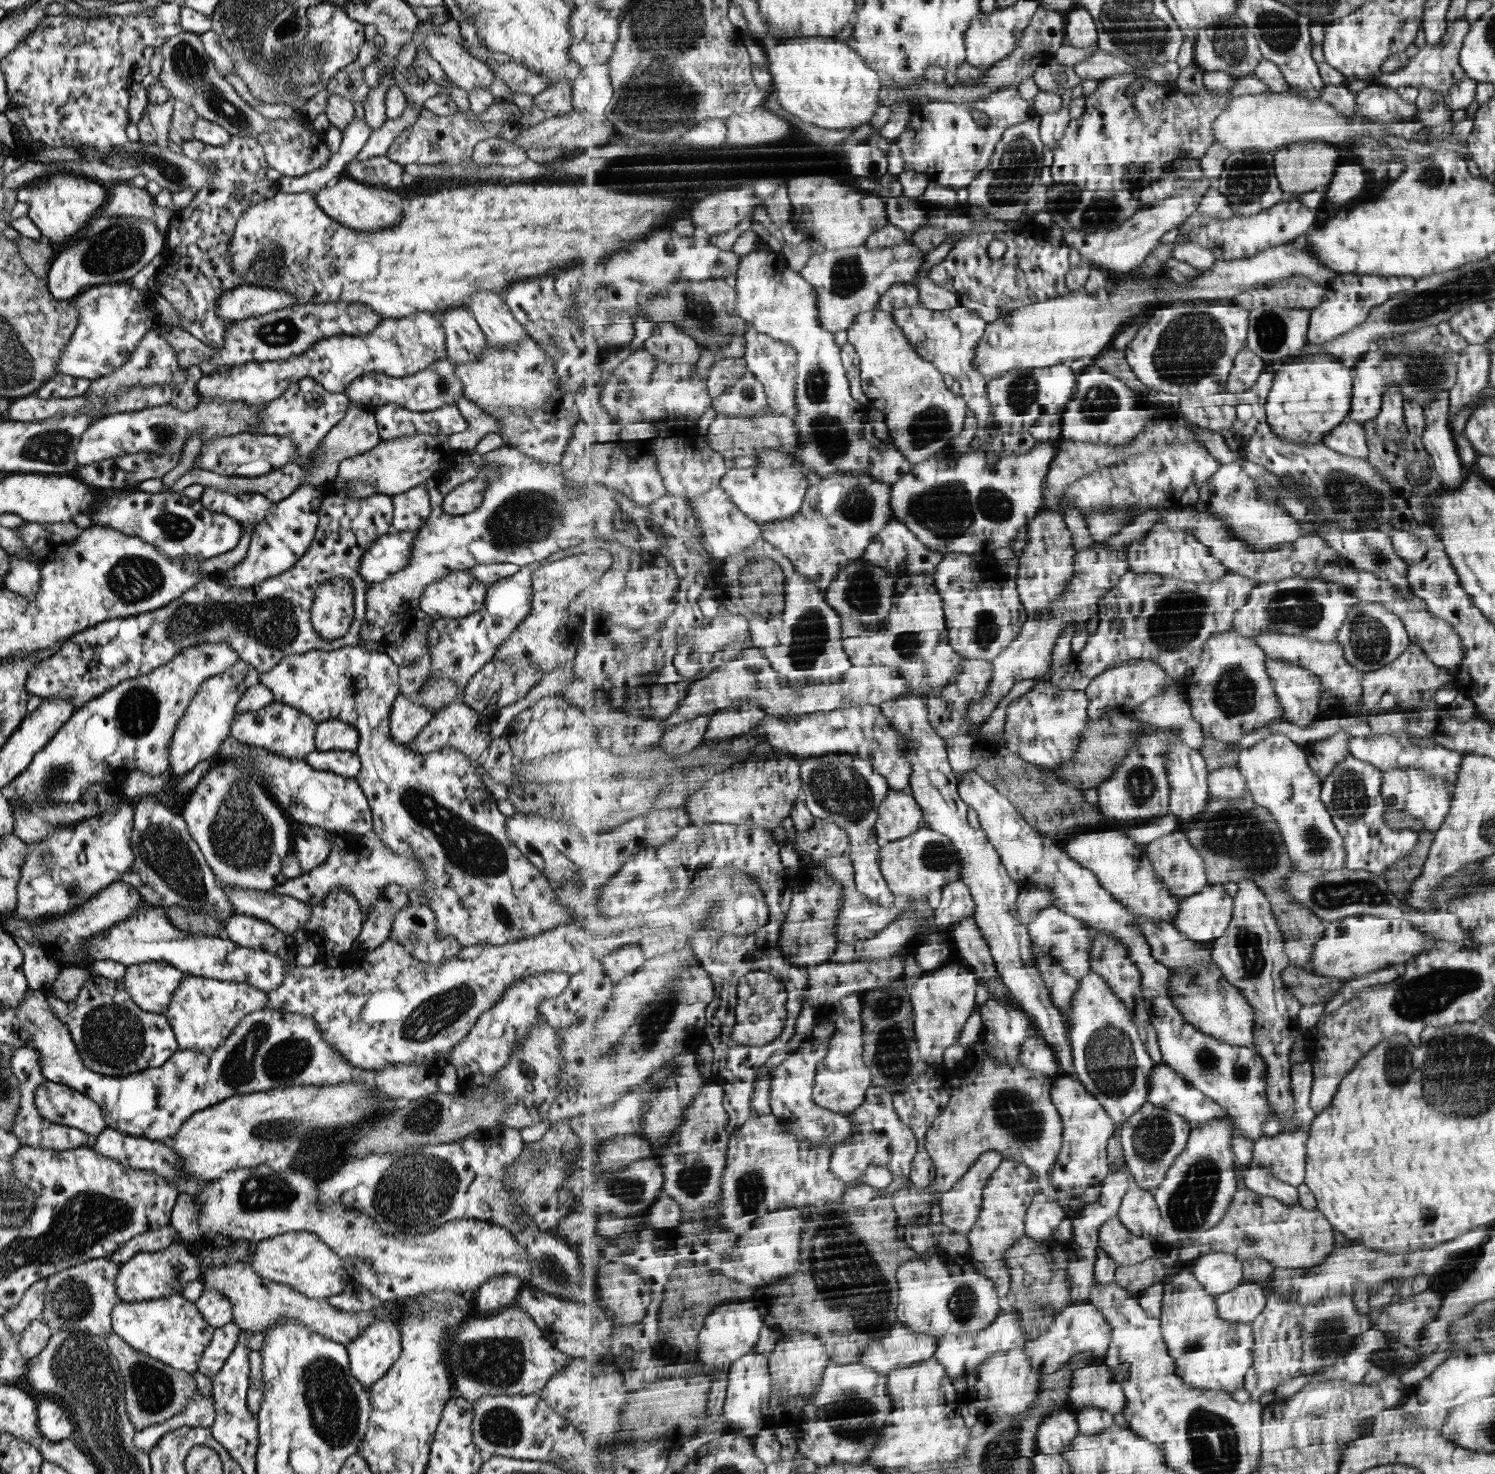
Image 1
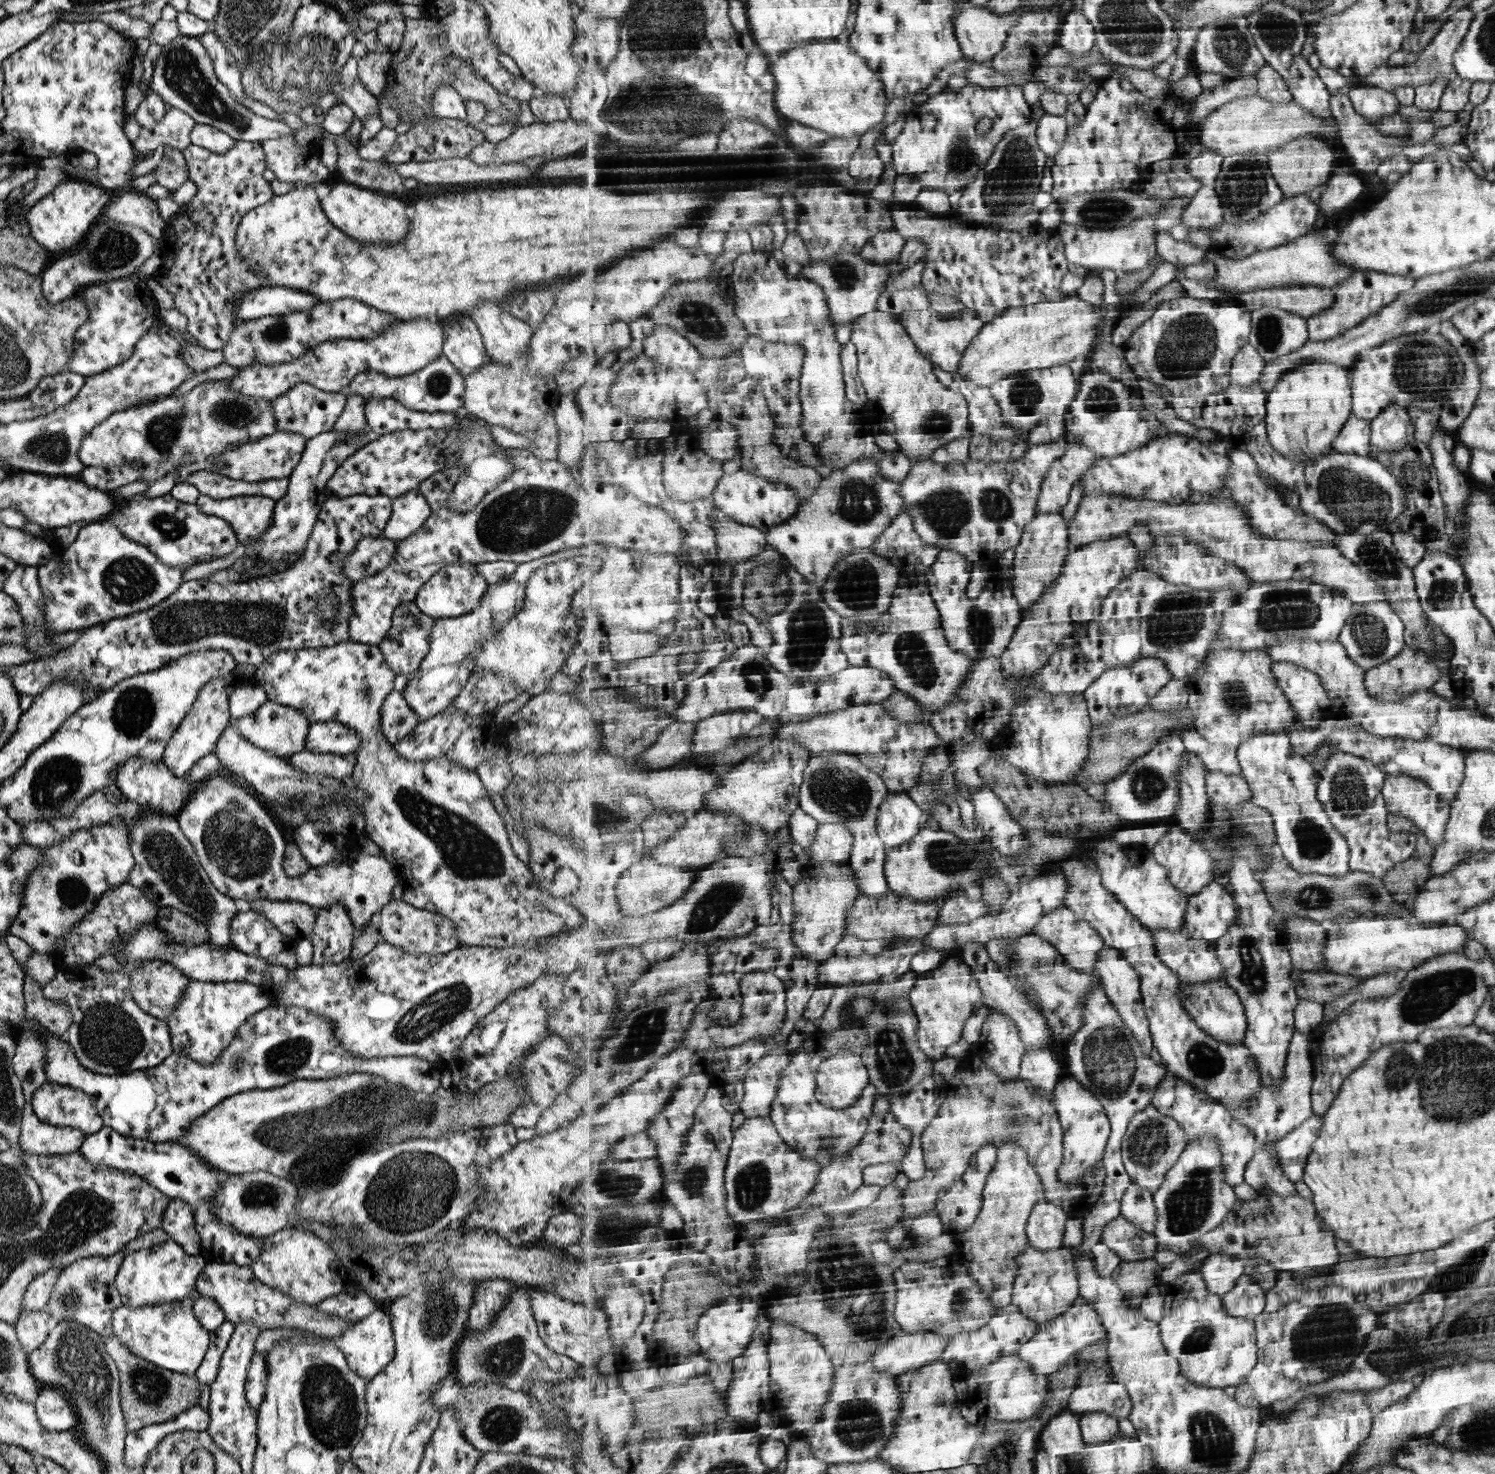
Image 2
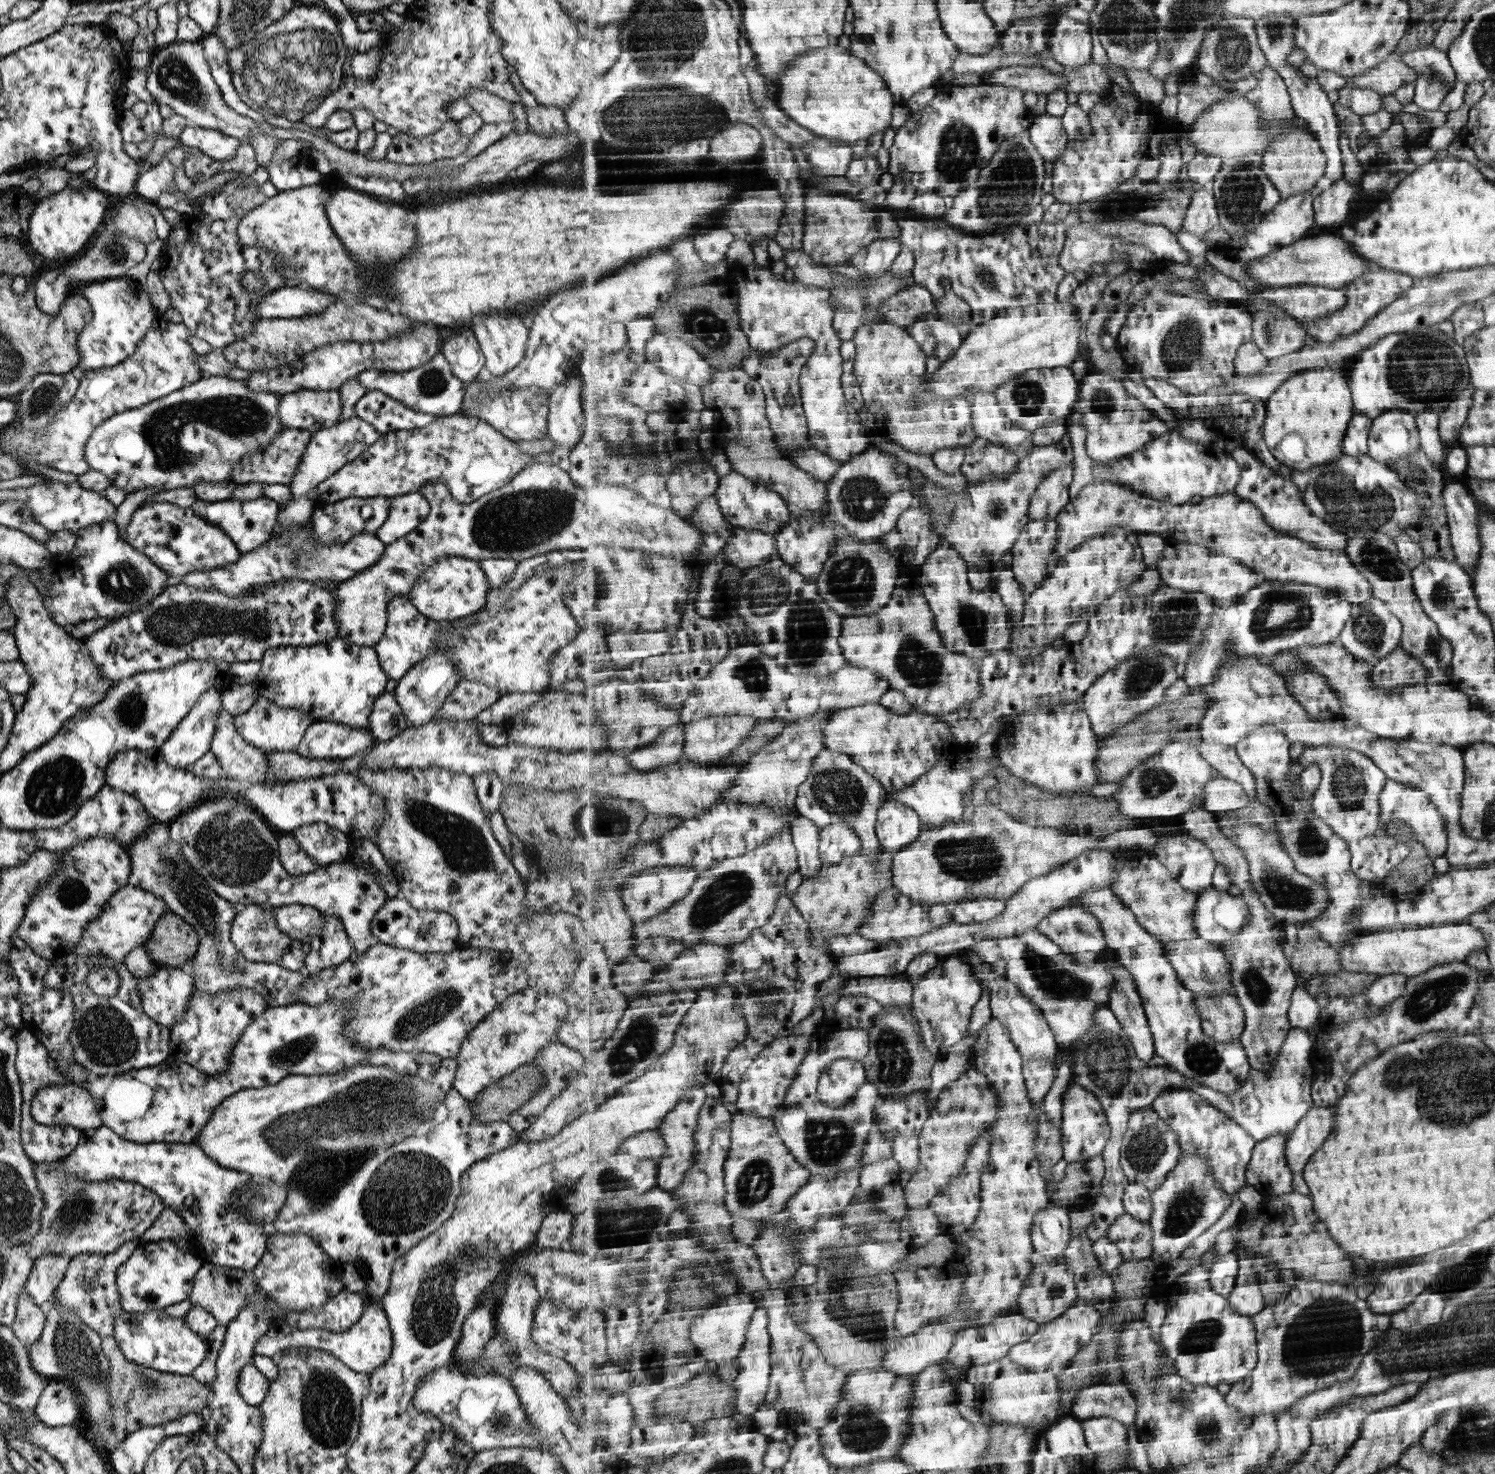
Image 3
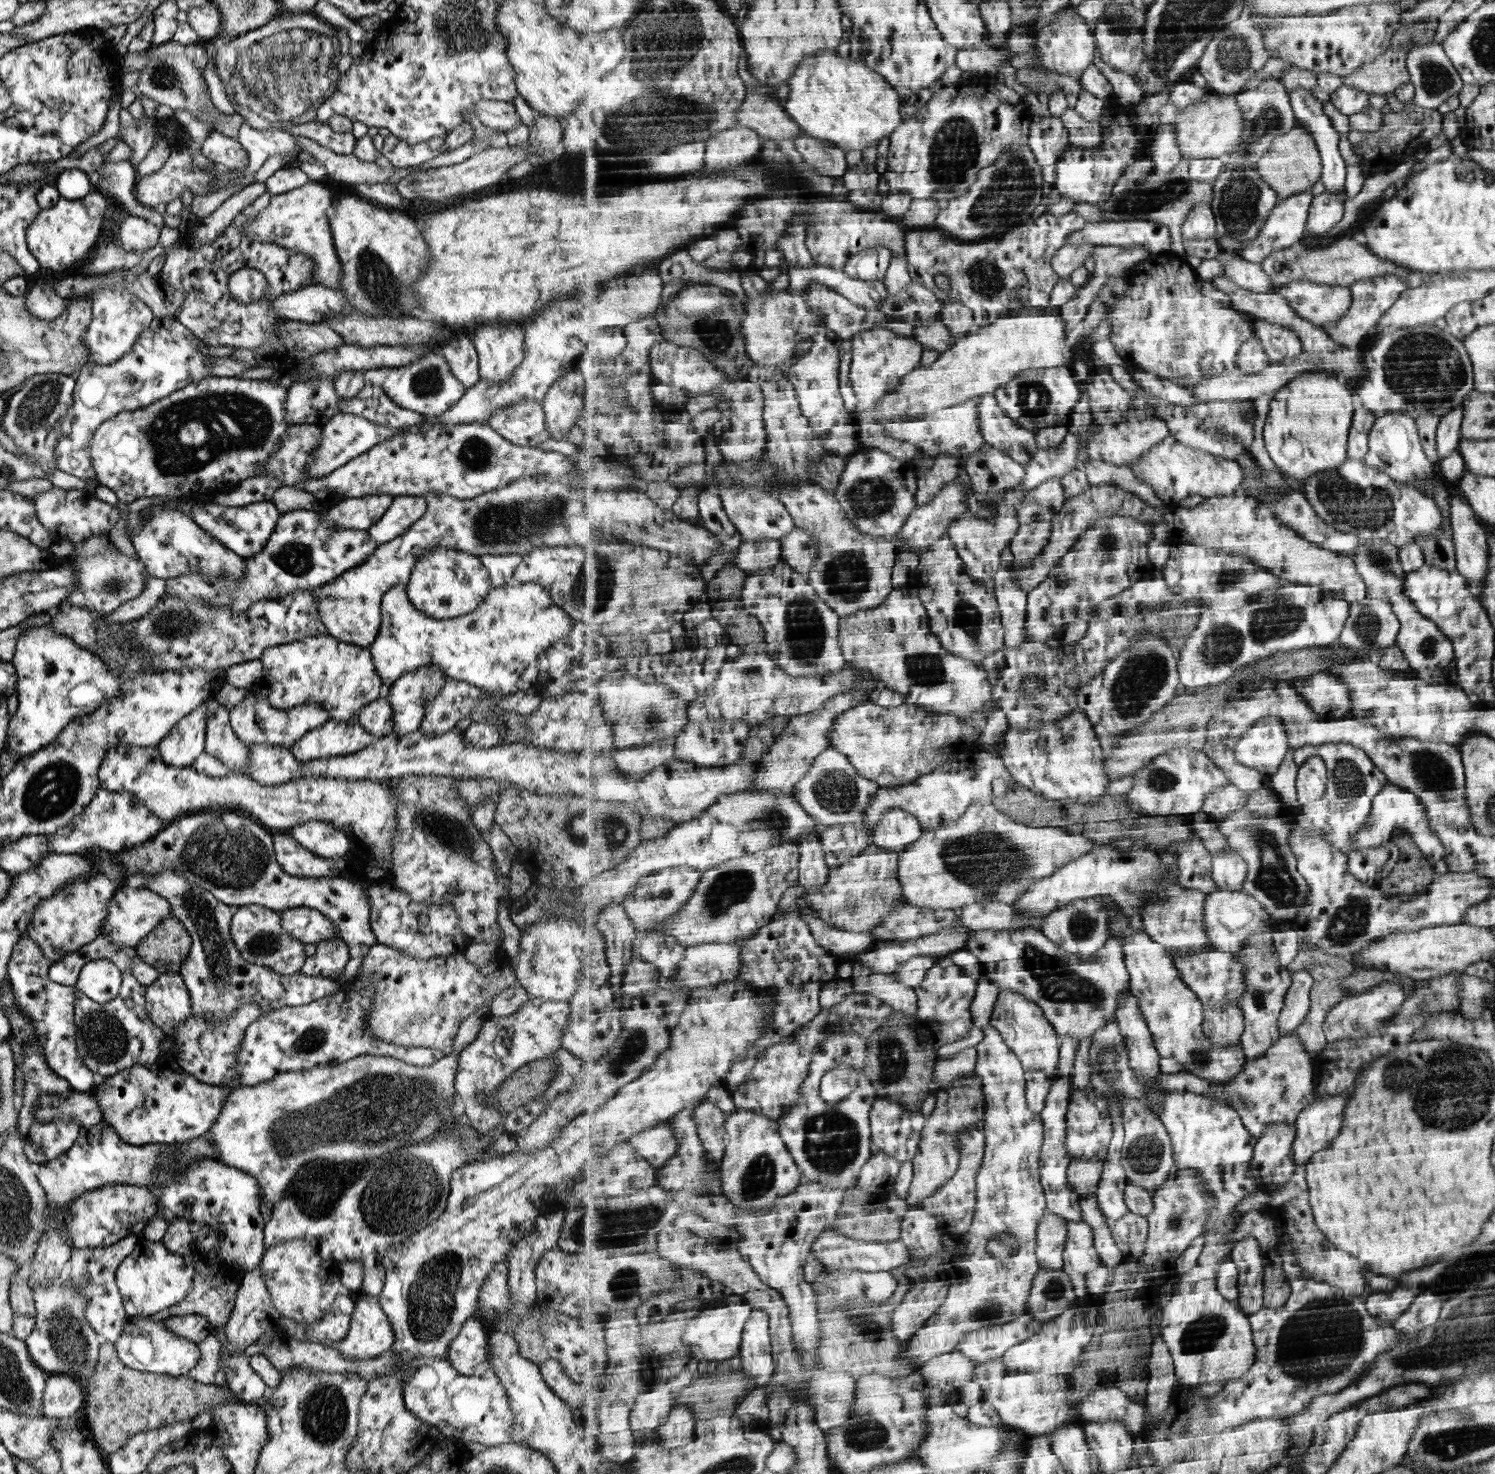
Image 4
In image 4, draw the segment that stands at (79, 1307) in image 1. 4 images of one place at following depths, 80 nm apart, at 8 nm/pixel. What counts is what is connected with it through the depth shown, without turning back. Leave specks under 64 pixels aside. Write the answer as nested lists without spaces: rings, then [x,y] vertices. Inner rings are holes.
[[[127,1235],[110,1247],[103,1248],[72,1248],[69,1260],[69,1284],[86,1298],[84,1308],[85,1322],[98,1335],[100,1341],[114,1344],[123,1329],[127,1315],[125,1308],[114,1283],[114,1274],[117,1265],[127,1256],[135,1246],[136,1235]]]

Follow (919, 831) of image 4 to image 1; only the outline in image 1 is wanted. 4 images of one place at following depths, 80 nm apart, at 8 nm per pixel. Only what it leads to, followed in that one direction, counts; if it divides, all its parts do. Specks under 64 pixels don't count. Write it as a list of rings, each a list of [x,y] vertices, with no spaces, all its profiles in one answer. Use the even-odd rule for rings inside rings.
[[[891,788],[879,812],[876,832],[882,843],[897,842],[915,834],[920,829],[921,820],[925,820],[924,809],[909,789]]]

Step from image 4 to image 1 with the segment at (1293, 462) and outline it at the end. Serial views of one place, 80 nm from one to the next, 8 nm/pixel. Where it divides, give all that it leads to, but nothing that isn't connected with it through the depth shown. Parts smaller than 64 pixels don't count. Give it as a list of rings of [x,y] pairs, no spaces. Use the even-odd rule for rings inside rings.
[[[1301,354],[1285,357],[1285,362],[1274,365],[1274,380],[1271,393],[1268,397],[1267,417],[1273,433],[1287,443],[1299,445],[1319,445],[1329,433],[1335,431],[1351,413],[1354,394],[1353,368],[1337,361],[1332,354]]]

